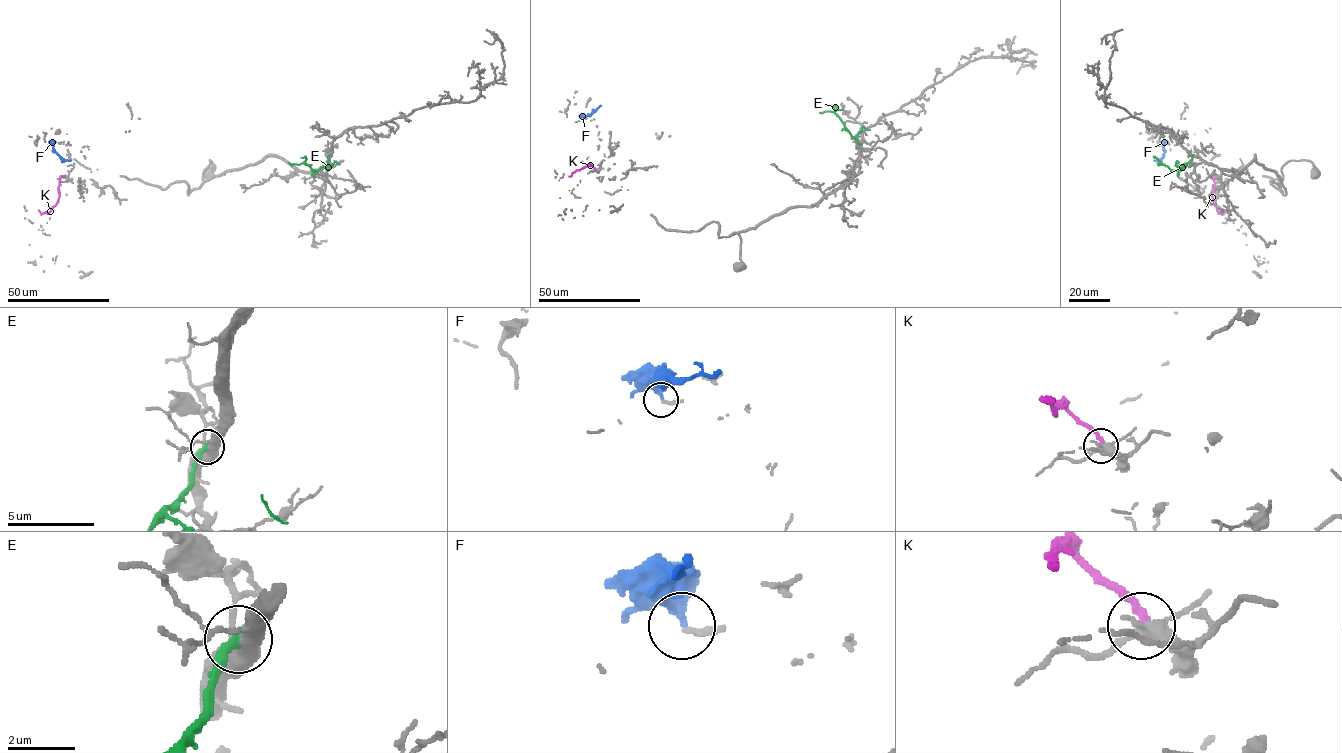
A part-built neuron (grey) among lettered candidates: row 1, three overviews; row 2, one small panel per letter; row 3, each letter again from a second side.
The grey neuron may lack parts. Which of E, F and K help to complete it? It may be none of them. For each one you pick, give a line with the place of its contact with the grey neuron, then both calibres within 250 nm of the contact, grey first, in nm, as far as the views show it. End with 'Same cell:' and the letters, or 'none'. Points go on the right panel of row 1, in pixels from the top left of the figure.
Same cell: none

